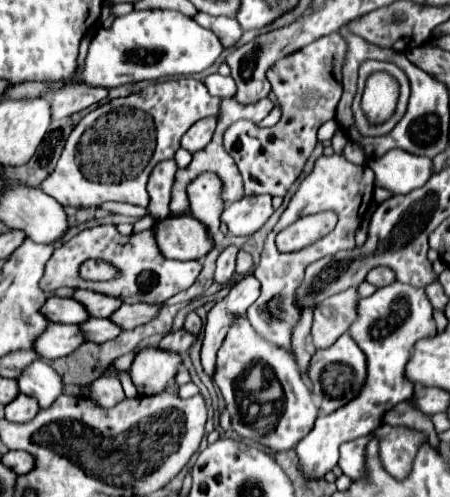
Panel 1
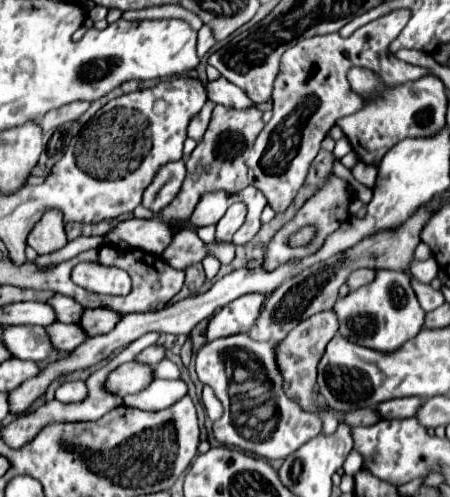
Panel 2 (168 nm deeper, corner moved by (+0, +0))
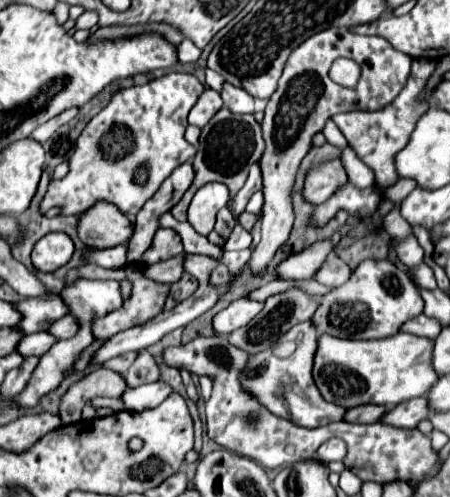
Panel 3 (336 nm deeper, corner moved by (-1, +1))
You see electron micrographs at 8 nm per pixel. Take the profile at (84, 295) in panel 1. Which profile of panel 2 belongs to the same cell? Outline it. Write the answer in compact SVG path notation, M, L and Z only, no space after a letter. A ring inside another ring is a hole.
M56 294L54 298L48 300L48 304L54 304L54 310L58 312L60 322L80 322L80 318L82 318L82 314L86 310L74 298L64 296L64 294Z

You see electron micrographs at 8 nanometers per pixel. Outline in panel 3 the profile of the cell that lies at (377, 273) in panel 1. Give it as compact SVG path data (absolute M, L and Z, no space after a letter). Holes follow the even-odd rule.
M331 253L327 255L323 267L319 267L317 273L313 275L315 281L319 281L321 285L327 285L327 287L339 287L349 277L351 277L351 269L337 255L331 255Z

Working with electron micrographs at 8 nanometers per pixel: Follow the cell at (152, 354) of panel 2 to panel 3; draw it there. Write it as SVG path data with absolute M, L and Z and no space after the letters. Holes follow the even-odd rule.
M127 353L127 355L119 355L119 357L115 357L115 359L109 359L107 363L103 363L101 367L105 367L105 369L111 369L111 371L115 371L115 373L125 373L129 367L131 367L131 363L135 361L135 357L137 357L137 353Z

